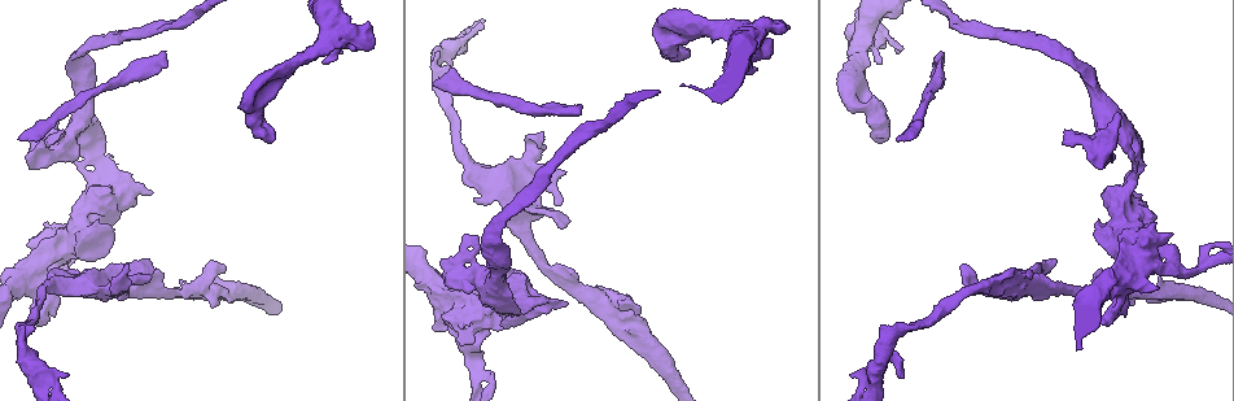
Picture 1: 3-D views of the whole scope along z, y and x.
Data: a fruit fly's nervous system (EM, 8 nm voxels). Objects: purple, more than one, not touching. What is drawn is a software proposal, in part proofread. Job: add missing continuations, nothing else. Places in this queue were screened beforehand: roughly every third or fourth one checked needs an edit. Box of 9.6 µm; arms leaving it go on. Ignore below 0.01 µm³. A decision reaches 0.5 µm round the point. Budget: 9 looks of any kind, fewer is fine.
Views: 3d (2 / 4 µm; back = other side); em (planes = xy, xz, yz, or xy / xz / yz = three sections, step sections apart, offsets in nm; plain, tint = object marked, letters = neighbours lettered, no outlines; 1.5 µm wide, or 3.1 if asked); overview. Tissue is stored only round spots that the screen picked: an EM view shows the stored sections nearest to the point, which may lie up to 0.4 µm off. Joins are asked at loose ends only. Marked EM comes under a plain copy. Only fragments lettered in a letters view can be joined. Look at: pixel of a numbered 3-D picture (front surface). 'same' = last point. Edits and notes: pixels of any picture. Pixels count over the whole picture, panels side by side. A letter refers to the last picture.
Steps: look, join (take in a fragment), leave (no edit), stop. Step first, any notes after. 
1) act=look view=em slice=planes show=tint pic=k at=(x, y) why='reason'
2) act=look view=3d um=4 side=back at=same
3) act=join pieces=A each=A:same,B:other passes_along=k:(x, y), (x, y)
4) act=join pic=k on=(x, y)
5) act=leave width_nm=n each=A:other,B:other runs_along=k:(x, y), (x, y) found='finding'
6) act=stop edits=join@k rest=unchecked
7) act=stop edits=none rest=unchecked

act=look view=em slice=xz step=8 show=letters pic=1 at=(900, 377) why='thin end'

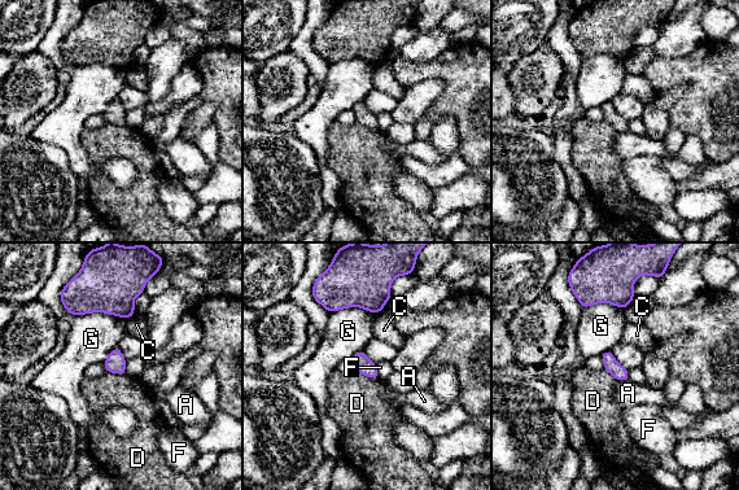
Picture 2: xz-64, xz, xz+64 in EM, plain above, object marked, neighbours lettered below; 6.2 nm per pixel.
act=look view=em slice=xy step=4 show=letters at=same why='cut it another way'

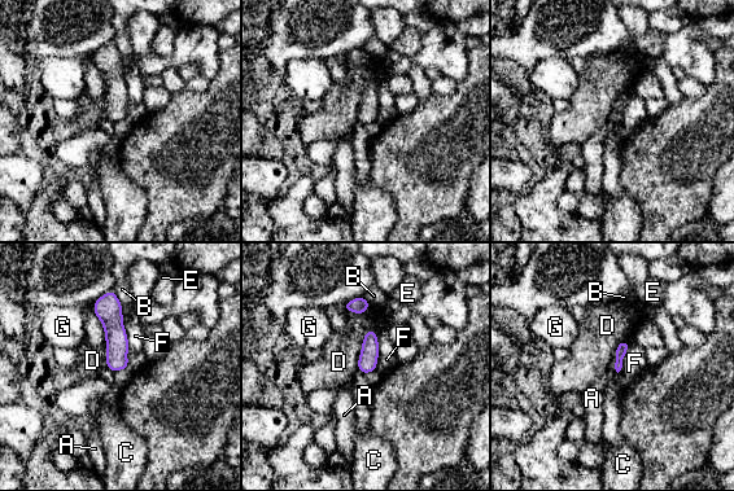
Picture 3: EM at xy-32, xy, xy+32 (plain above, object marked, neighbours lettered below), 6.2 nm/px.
act=leave each=A:other,B:other,C:other,D:other,E:other,F:other,G:other border=3:(370, 328), (365, 334), (355, 368) found='none of them fits'

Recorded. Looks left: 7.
act=look view=em slice=xy step=8 show=tint pic=1 at=(21, 140) why='free end'

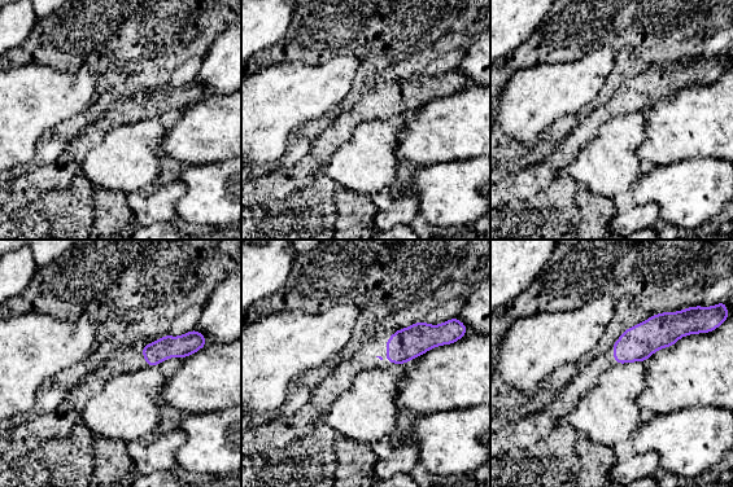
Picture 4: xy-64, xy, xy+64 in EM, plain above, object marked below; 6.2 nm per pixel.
act=look view=em slice=planes show=letters at=same

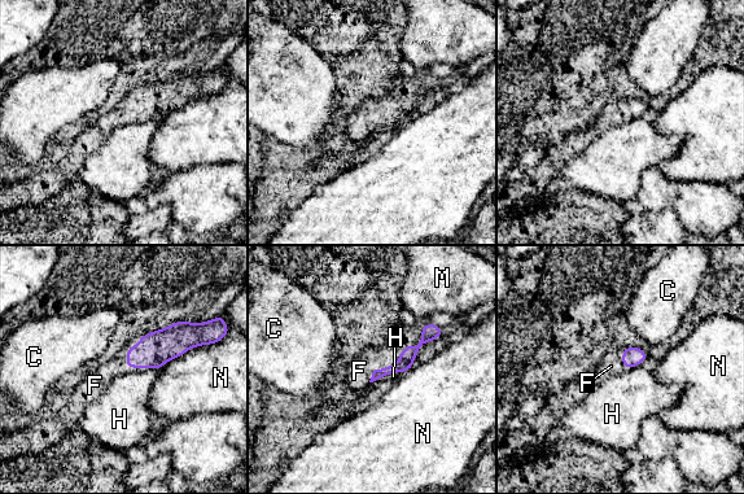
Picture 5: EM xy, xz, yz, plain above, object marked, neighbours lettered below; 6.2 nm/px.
act=join pieces=F each=C:other,F:same,H:other,M:other,N:other passes_along=5:(154, 349), (128, 348), (109, 368) found='the neuron continues'

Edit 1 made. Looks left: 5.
act=look view=em slice=yz step=4 show=tint pic=1 at=(58, 135) why='free end'

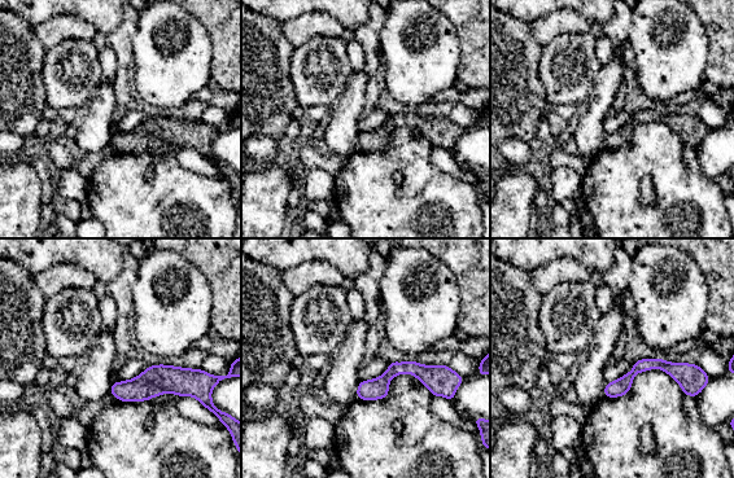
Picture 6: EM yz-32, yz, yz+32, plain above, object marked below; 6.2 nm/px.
act=look view=em slice=planes show=letters at=same

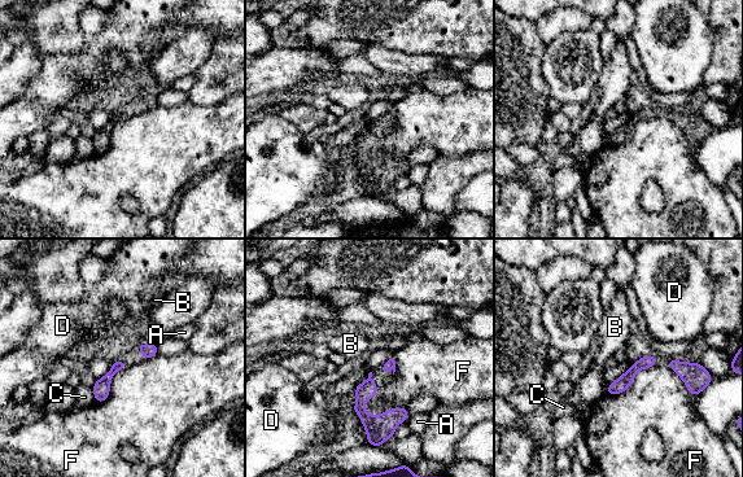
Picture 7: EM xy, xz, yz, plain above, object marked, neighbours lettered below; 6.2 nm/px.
act=leave each=A:other,B:other,C:other,D:other,F:other runs_along=7:(652, 359), (641, 363), (610, 390) found='no lettered fragment goes on from it'

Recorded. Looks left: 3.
act=look view=em slice=planes show=letters pic=1 at=(943, 52) why='branch stops here'

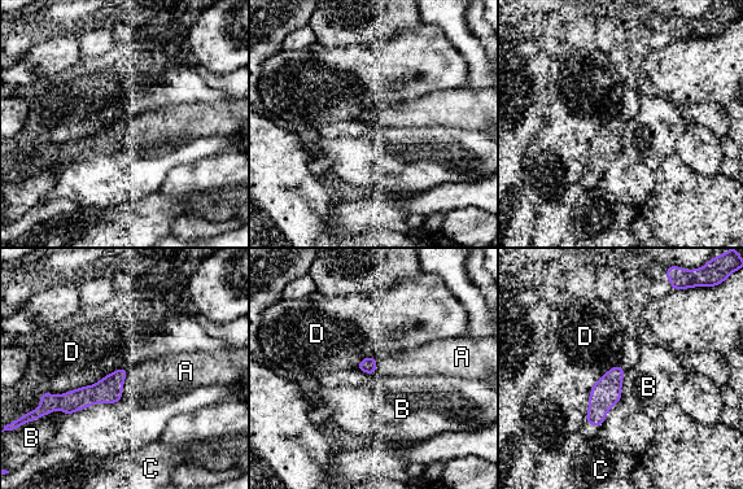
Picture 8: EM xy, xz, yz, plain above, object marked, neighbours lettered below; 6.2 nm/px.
act=join pieces=A each=A:same,B:other,C:other,D:other found='the neuron continues'

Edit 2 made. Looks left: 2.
act=stop edits=join@5,join@8 rest=unchecked

